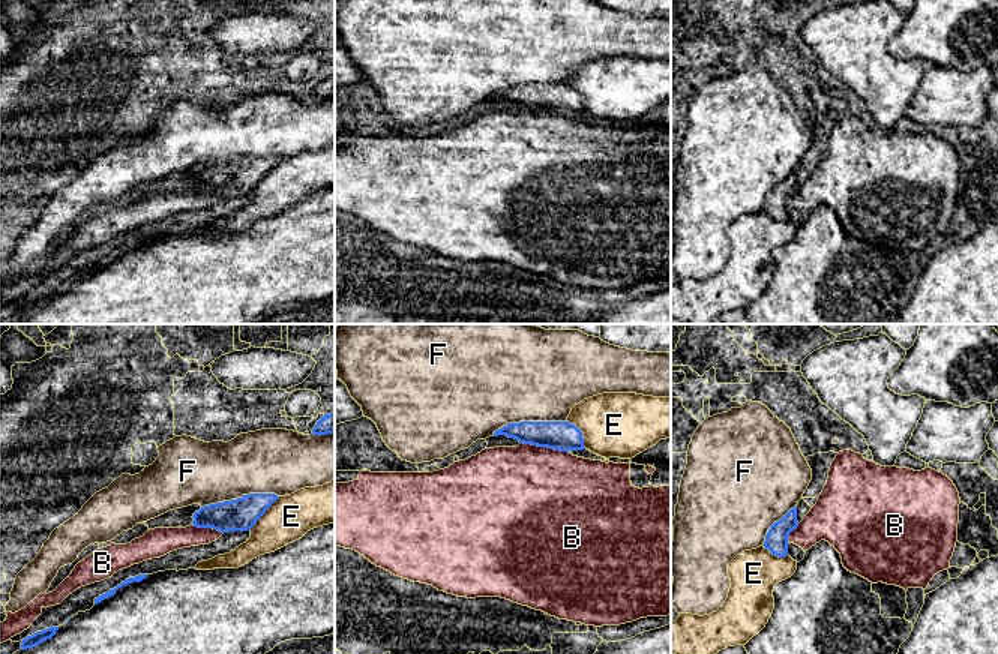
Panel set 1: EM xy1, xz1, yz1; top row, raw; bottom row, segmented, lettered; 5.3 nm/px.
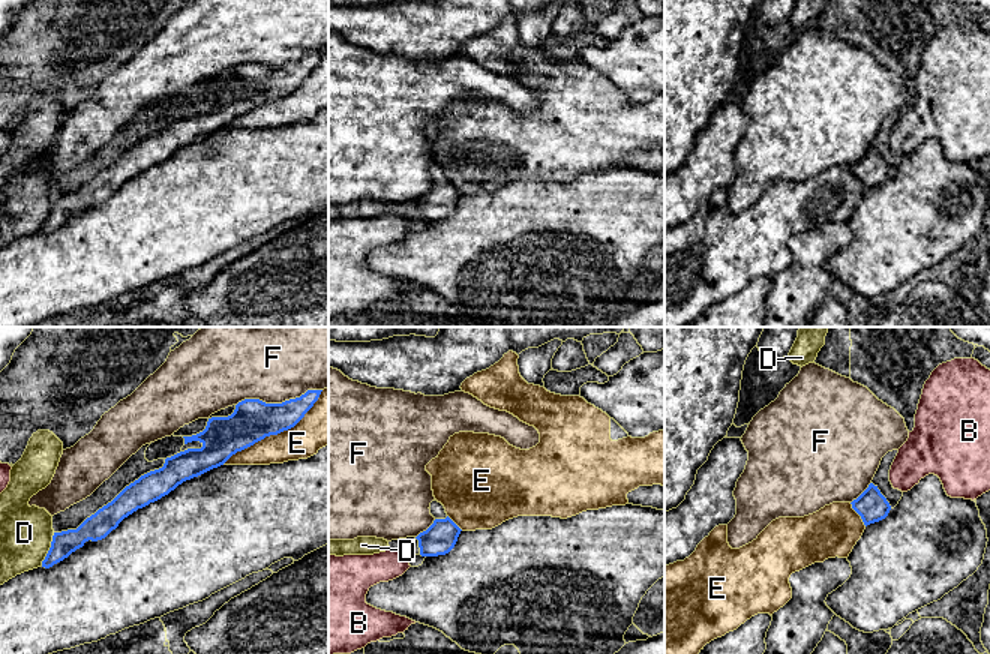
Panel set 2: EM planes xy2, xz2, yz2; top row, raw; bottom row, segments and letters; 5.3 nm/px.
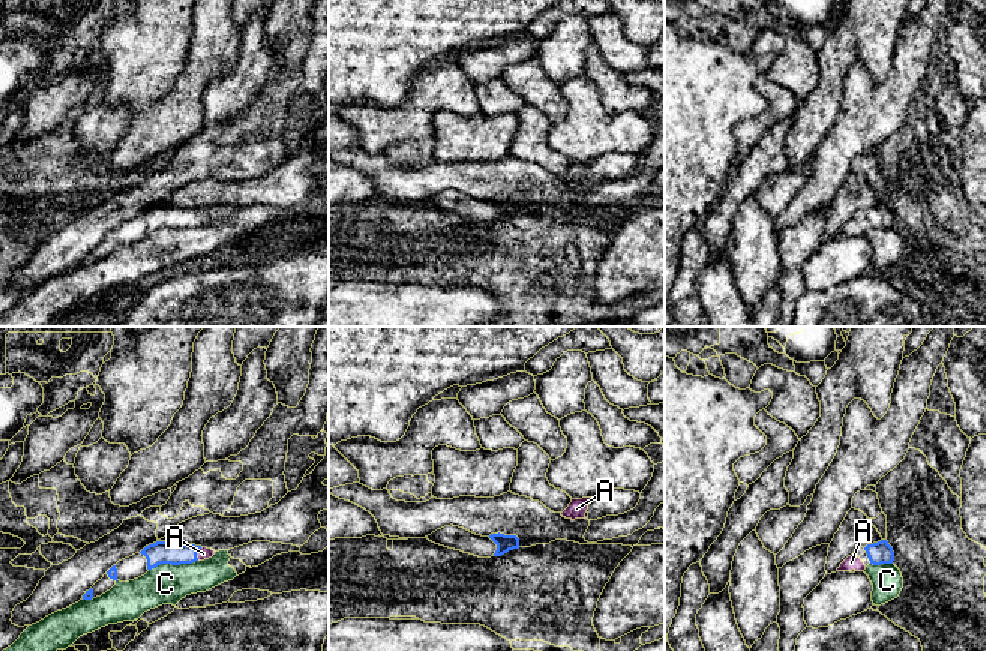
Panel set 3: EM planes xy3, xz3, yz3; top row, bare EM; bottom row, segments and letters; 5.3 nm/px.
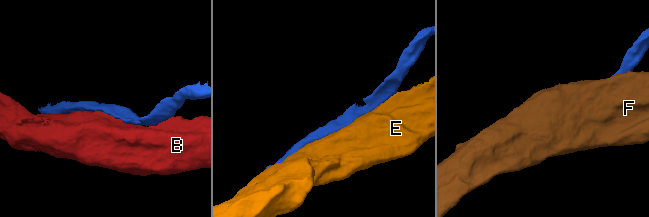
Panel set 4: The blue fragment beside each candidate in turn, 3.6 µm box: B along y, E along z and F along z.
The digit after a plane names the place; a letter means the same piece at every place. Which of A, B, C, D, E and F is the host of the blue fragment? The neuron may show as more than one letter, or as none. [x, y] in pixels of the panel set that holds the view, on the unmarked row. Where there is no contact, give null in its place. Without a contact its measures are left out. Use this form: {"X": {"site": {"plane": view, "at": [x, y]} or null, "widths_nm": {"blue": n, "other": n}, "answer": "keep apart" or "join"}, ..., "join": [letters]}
{"A": {"site": {"plane": "xy3", "at": [195, 218]}, "widths_nm": {"blue": 130, "other": 70}, "answer": "join"}, "B": {"site": {"plane": "xz1", "at": [545, 110]}, "widths_nm": {"blue": 160, "other": 480}, "answer": "keep apart"}, "C": {"site": {"plane": "xy3", "at": [173, 228]}, "widths_nm": {"blue": 130, "other": 220}, "answer": "keep apart"}, "D": {"site": {"plane": "xy2", "at": [50, 213]}, "widths_nm": {"blue": 130, "other": 280}, "answer": "keep apart"}, "E": {"site": {"plane": "xy2", "at": [275, 98]}, "widths_nm": {"blue": 220, "other": 200}, "answer": "keep apart"}, "F": {"site": {"plane": "xy2", "at": [278, 68]}, "widths_nm": {"blue": 220, "other": 360}, "answer": "keep apart"}, "join": ["A"]}

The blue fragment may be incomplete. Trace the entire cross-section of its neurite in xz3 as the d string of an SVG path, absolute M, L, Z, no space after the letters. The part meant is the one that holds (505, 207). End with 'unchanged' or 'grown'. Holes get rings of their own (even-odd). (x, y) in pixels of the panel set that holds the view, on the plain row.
M491 198L489 202L497 208L494 220L501 220L509 214L519 213L519 202L516 200Z | unchanged

